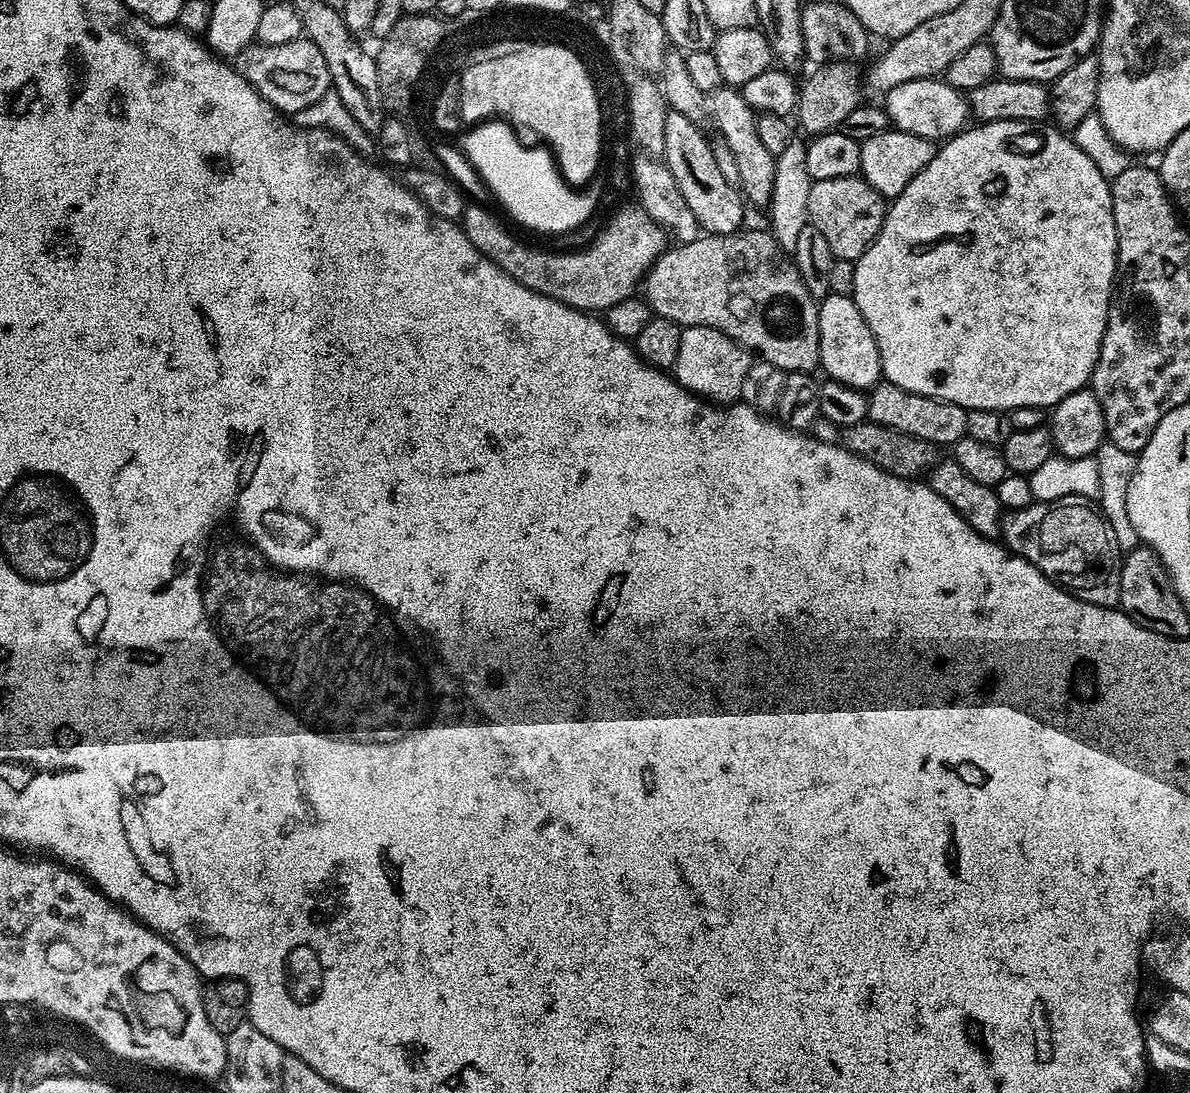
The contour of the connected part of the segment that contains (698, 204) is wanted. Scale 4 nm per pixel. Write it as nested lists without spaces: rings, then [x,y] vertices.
[[[669,111],[662,156],[701,229],[714,236],[728,236],[731,232],[741,231],[746,200],[737,185],[726,182],[722,170],[718,170],[718,162],[714,162],[713,145],[708,144],[707,138],[700,132],[703,132],[701,125],[690,122],[690,118],[685,118],[683,114]]]

